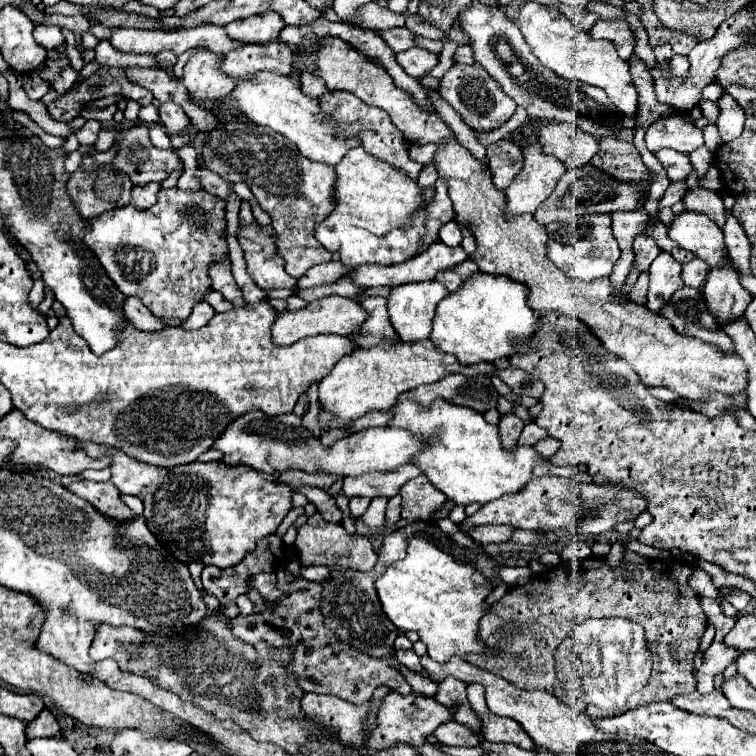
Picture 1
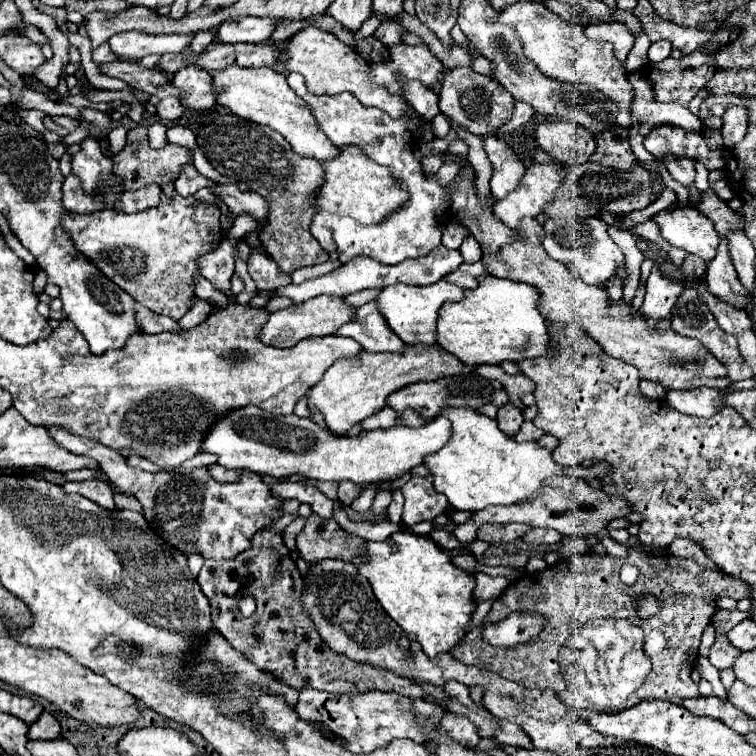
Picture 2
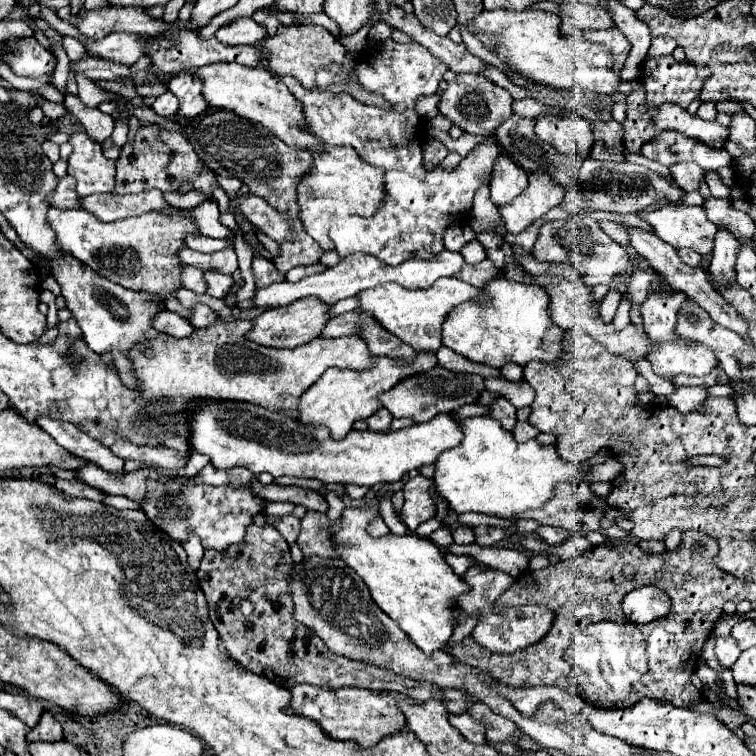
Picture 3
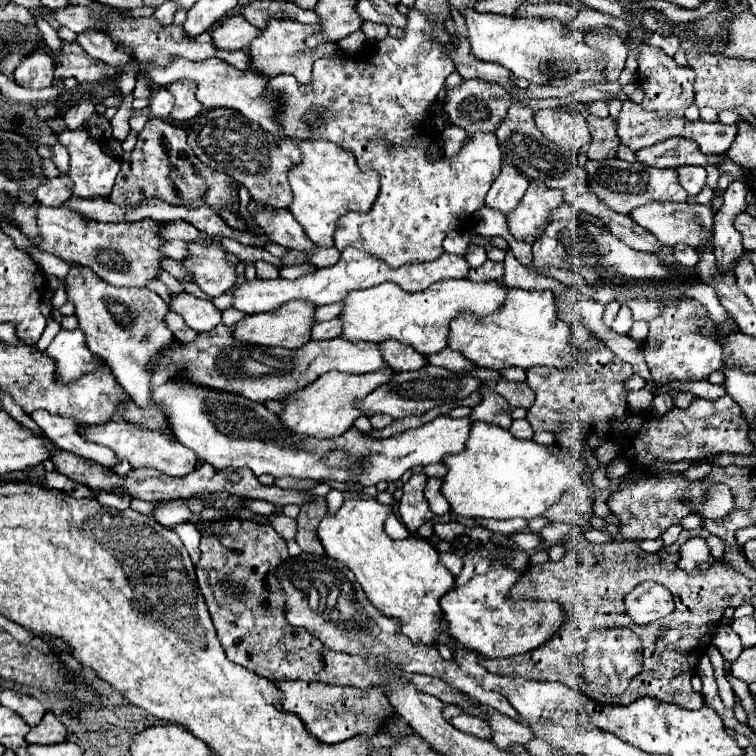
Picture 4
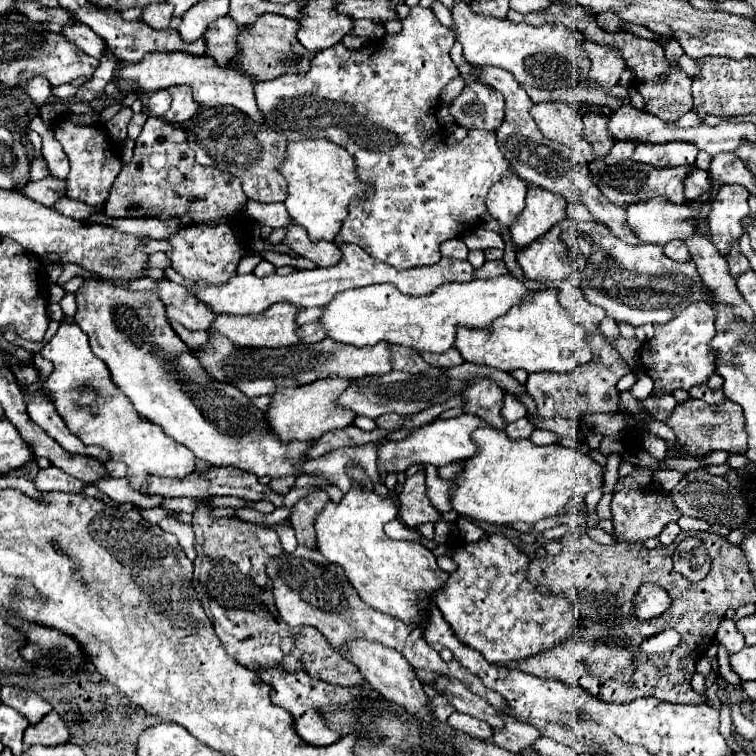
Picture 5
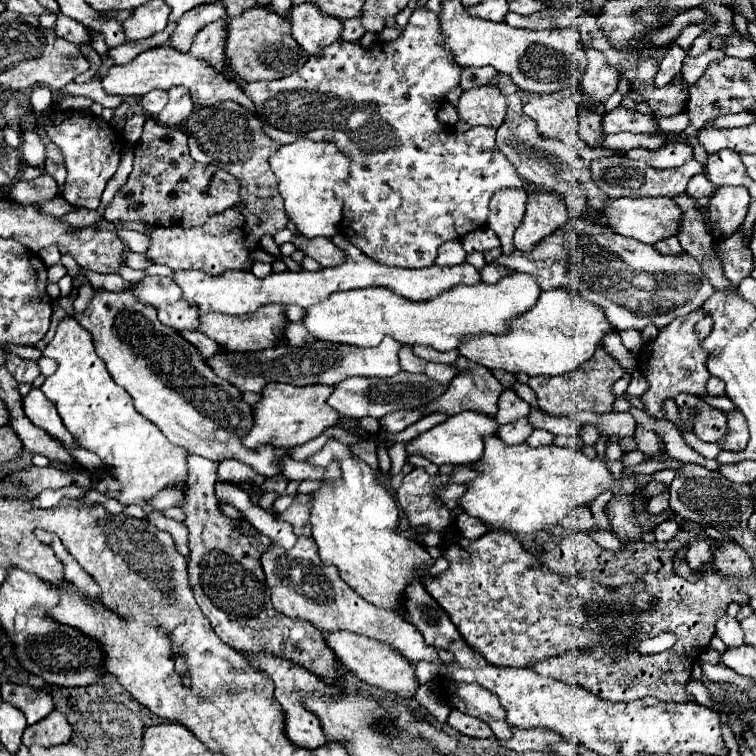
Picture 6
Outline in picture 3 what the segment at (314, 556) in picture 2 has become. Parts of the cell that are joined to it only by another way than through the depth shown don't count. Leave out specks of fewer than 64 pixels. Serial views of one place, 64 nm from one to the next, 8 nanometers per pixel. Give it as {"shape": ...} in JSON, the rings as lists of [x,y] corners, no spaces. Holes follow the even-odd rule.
{"shape":[[[306,510],[302,518],[302,530],[296,540],[304,556],[322,556],[322,558],[336,556],[336,552],[332,552],[332,544],[328,544],[328,532],[324,532],[324,524],[328,524],[326,514]]]}

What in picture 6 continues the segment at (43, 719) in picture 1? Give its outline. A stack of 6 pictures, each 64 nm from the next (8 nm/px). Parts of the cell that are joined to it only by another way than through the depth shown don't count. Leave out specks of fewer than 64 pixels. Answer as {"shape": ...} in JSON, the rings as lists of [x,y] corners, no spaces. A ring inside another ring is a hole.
{"shape":[[[54,710],[38,724],[32,724],[26,728],[22,744],[24,746],[32,746],[32,744],[58,746],[58,744],[68,744],[70,736],[72,736],[72,728],[70,728],[68,720],[64,718],[62,712]]]}

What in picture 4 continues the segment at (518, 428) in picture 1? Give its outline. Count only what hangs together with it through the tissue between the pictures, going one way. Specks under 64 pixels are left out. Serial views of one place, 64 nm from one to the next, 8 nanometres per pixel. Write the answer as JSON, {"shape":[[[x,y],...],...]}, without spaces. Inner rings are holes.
{"shape":[[[480,384],[478,392],[482,394],[482,400],[478,406],[472,408],[472,420],[482,420],[488,424],[496,424],[500,428],[508,428],[508,424],[512,424],[510,418],[510,404],[490,386]]]}

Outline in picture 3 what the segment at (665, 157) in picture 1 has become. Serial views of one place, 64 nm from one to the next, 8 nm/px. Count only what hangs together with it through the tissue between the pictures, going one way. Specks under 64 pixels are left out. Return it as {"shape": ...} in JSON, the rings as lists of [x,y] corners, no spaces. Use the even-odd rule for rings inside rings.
{"shape":[[[674,164],[670,168],[670,174],[684,192],[698,190],[700,182],[704,178],[704,170],[696,168],[696,164]]]}

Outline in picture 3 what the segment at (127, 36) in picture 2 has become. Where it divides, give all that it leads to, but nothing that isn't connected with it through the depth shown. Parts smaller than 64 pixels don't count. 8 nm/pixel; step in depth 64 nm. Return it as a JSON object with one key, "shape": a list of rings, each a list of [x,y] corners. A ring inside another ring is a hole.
{"shape":[[[112,32],[110,36],[104,36],[100,40],[86,40],[84,48],[88,54],[110,60],[110,62],[120,62],[126,66],[132,66],[140,56],[144,56],[144,40],[134,34],[122,34],[122,32]]]}

